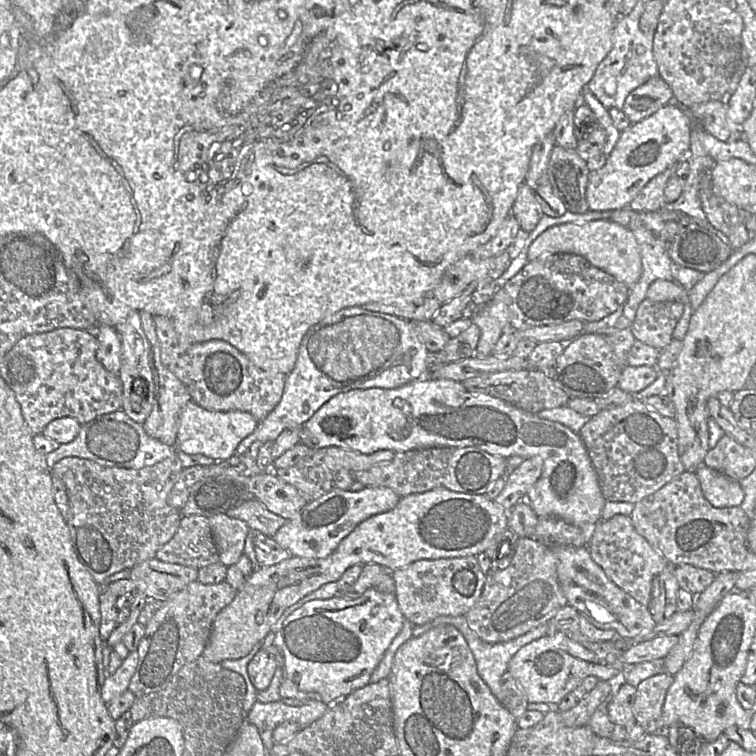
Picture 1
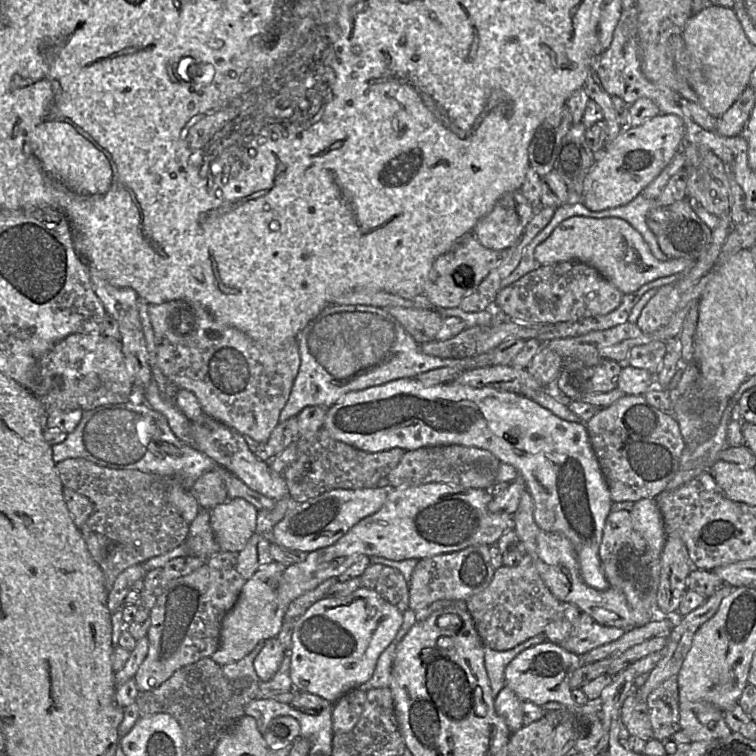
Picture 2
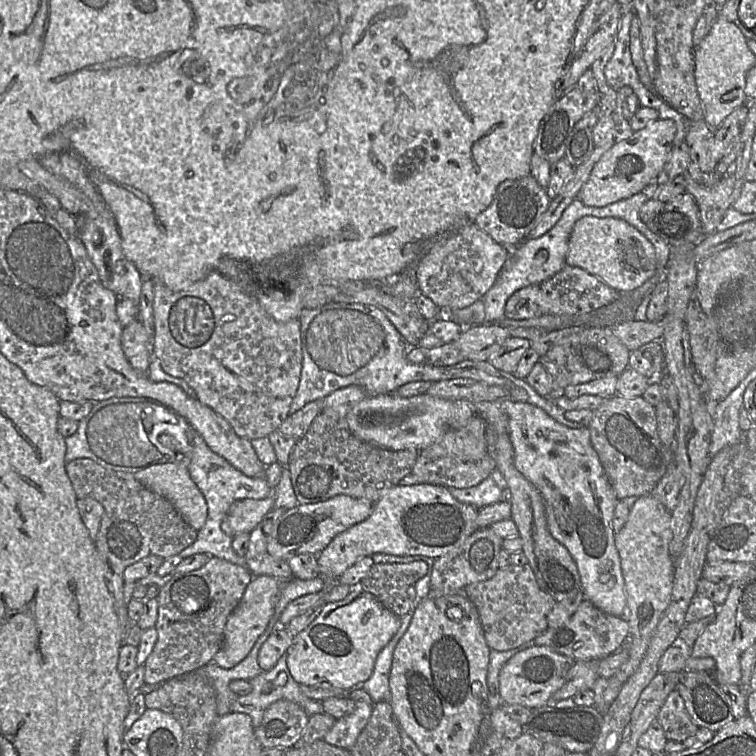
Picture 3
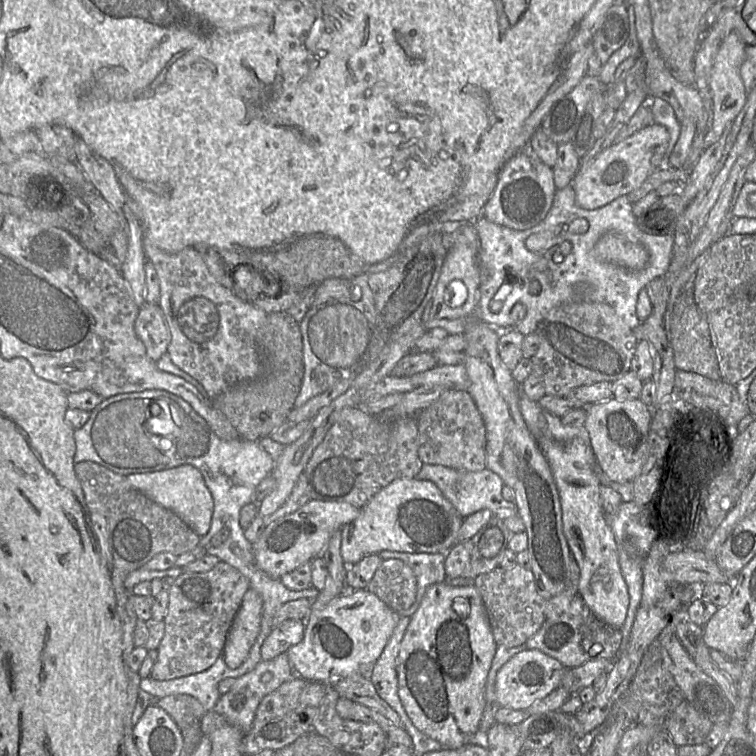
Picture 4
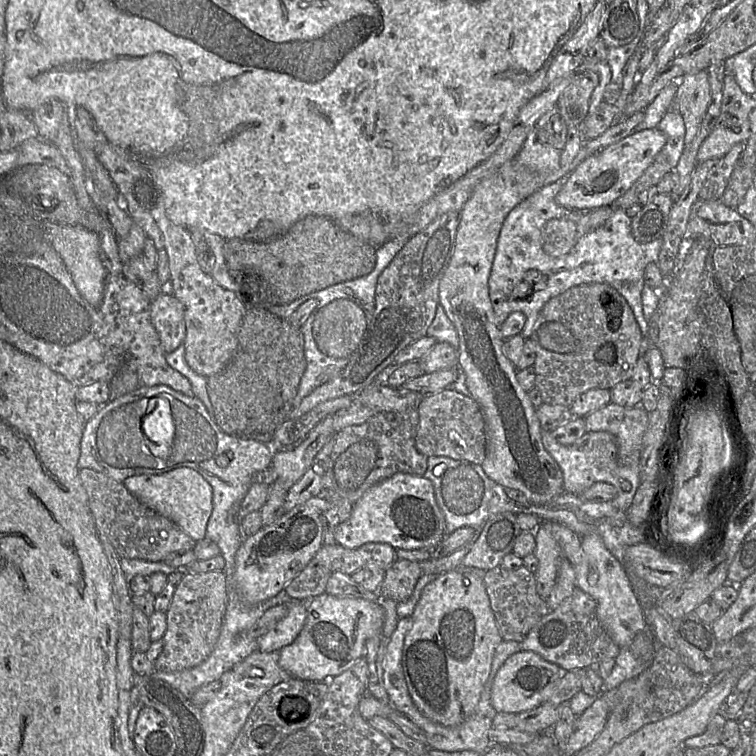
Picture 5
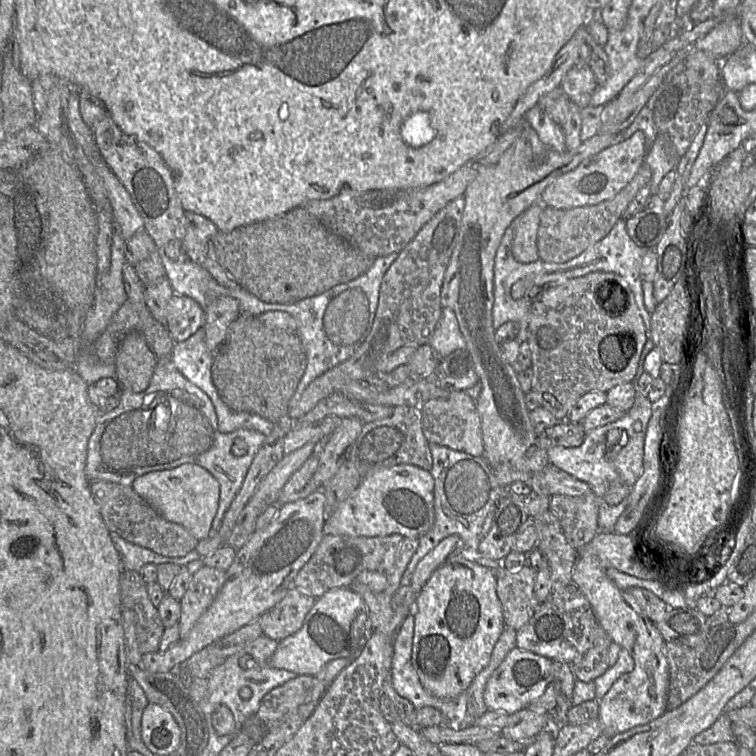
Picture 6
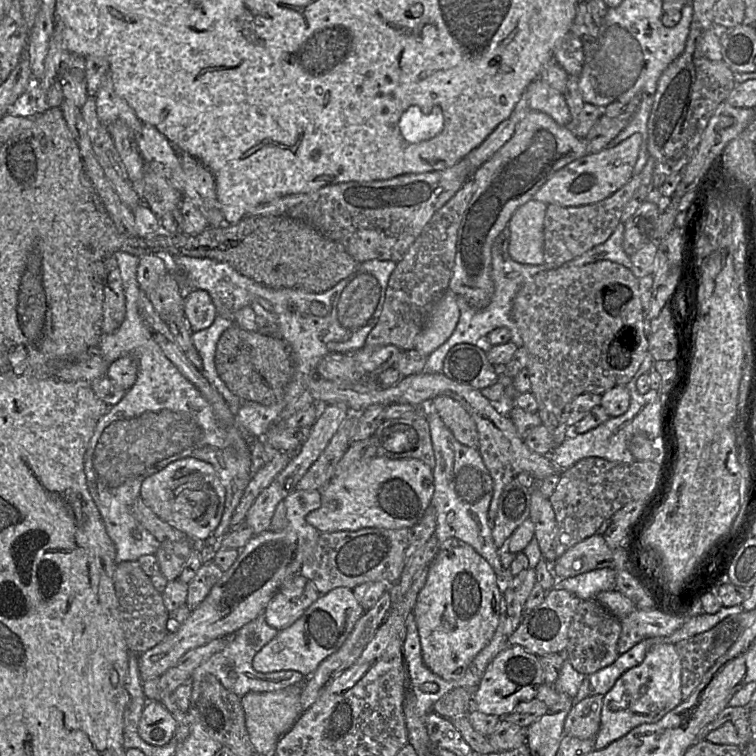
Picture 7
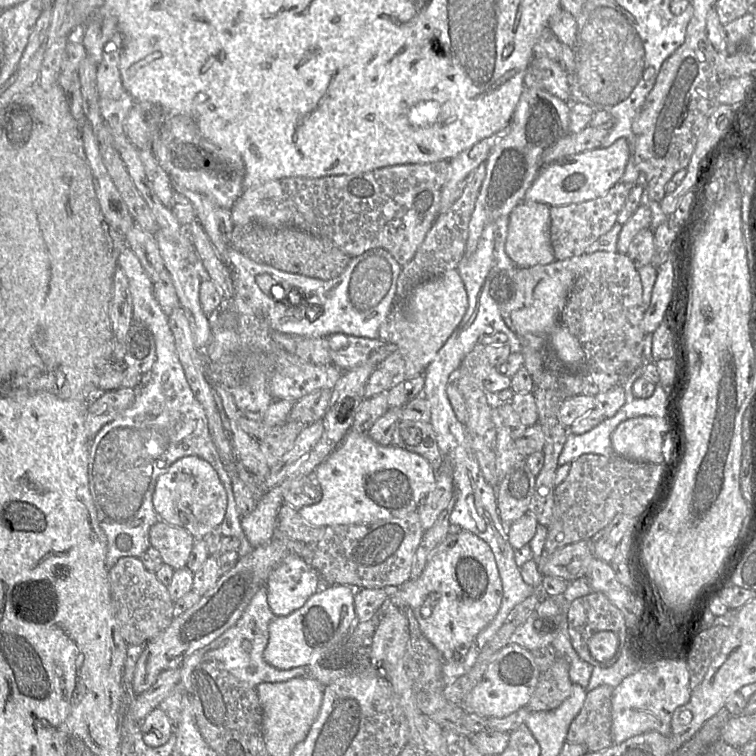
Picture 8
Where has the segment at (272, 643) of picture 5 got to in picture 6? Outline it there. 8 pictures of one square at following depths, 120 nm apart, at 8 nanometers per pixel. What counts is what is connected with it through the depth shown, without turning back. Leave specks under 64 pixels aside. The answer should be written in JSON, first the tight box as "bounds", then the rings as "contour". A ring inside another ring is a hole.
{"bounds":[259,586,315,641],"contour":[[[291,586],[284,598],[259,618],[263,634],[280,641],[296,633],[315,601],[313,596]]]}

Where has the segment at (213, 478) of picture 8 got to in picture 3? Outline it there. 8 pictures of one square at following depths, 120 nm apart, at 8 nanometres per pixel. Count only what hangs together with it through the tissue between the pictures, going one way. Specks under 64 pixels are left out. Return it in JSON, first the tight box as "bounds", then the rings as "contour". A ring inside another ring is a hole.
{"bounds":[133,461,208,531],"contour":[[[176,461],[174,463],[151,465],[143,470],[134,472],[133,474],[135,479],[142,483],[144,486],[169,500],[179,511],[184,521],[193,529],[199,531],[205,525],[205,522],[207,520],[208,506],[204,495],[191,479],[188,468],[184,465],[180,465],[179,462],[180,461]]]}

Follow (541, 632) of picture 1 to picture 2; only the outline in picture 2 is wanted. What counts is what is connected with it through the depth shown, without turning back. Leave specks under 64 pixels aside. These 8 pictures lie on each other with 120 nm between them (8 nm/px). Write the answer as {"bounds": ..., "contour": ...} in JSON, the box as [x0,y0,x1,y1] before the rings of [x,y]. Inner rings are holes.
{"bounds":[484,633,546,698],"contour":[[[544,633],[538,634],[525,642],[505,651],[493,650],[484,645],[484,662],[493,698],[496,698],[505,686],[507,665],[523,650],[546,641]]]}

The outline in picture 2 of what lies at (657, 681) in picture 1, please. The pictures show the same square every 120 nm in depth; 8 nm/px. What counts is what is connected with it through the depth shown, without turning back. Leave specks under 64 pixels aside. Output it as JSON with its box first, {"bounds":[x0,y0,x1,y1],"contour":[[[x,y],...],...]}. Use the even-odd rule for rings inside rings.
{"bounds":[645,677,680,741],"contour":[[[676,677],[668,678],[658,685],[645,702],[653,730],[652,738],[665,741],[680,730]]]}

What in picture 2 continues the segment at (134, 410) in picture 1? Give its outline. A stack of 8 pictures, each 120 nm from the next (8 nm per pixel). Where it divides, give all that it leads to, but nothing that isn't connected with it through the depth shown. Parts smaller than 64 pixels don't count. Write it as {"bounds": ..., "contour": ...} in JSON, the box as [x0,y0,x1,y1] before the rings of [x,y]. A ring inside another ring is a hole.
{"bounds":[91,275,151,402],"contour":[[[91,275],[91,282],[106,310],[107,316],[112,317],[118,324],[122,352],[134,386],[134,393],[131,393],[129,400],[132,402],[141,402],[144,398],[143,393],[151,382],[151,370],[148,364],[146,343],[137,308],[138,295],[132,288],[112,286],[96,275]]]}

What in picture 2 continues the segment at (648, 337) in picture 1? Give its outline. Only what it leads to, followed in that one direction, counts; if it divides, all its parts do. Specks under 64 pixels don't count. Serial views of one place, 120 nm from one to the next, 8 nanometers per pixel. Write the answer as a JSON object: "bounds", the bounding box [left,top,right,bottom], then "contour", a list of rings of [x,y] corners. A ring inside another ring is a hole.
{"bounds":[636,284,681,333],"contour":[[[674,284],[661,286],[642,310],[636,325],[644,332],[651,333],[666,325],[676,311],[681,293]]]}

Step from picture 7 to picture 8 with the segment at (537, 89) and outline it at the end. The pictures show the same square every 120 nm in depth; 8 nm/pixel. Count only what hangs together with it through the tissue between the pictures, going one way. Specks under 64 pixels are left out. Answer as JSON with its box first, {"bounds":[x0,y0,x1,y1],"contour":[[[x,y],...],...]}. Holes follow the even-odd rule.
{"bounds":[524,54,571,101],"contour":[[[534,54],[524,77],[525,88],[541,88],[564,101],[571,101],[569,74],[559,61]]]}

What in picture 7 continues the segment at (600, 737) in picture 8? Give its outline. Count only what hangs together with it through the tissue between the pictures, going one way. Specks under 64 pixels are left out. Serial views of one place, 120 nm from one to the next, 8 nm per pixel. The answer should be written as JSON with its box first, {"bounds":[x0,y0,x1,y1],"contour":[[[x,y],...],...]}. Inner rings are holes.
{"bounds":[564,695,603,739],"contour":[[[589,695],[573,705],[564,722],[564,735],[594,739],[601,723],[603,695]]]}

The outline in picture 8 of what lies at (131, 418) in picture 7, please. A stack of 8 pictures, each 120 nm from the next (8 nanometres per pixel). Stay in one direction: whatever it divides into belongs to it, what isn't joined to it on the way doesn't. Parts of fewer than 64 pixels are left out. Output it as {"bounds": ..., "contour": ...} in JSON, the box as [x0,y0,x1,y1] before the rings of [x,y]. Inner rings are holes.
{"bounds":[89,247,247,571],"contour":[[[125,247],[118,265],[128,278],[133,303],[133,321],[142,323],[153,333],[156,359],[136,388],[133,404],[105,424],[91,441],[89,451],[89,488],[97,519],[107,537],[105,559],[108,571],[121,558],[138,557],[151,546],[149,530],[160,520],[153,506],[156,483],[178,459],[198,456],[216,470],[227,493],[227,509],[220,524],[223,536],[247,540],[241,527],[232,481],[212,439],[205,410],[195,397],[179,360],[168,315],[162,310],[154,292],[153,280],[130,247]]]}

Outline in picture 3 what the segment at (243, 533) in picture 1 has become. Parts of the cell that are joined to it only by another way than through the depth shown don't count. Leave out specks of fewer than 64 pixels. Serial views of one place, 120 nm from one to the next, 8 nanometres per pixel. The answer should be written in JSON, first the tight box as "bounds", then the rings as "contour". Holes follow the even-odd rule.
{"bounds":[221,493,273,537],"contour":[[[273,493],[264,499],[236,501],[231,505],[221,528],[231,537],[243,532],[250,533],[273,508]]]}

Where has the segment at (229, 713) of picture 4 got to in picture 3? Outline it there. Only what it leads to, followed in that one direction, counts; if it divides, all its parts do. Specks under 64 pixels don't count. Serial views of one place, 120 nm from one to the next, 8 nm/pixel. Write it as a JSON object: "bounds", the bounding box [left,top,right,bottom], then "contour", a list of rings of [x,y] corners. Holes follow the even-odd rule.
{"bounds":[231,652,323,728],"contour":[[[286,652],[278,659],[273,668],[248,680],[252,686],[249,694],[237,696],[231,705],[231,712],[244,713],[250,716],[252,725],[257,728],[263,718],[265,710],[275,701],[285,699],[300,705],[311,716],[323,713],[323,707],[318,700],[306,697],[287,667]],[[286,660],[286,663],[284,663]],[[281,669],[284,672],[279,672]],[[289,680],[289,682],[286,682]]]}

